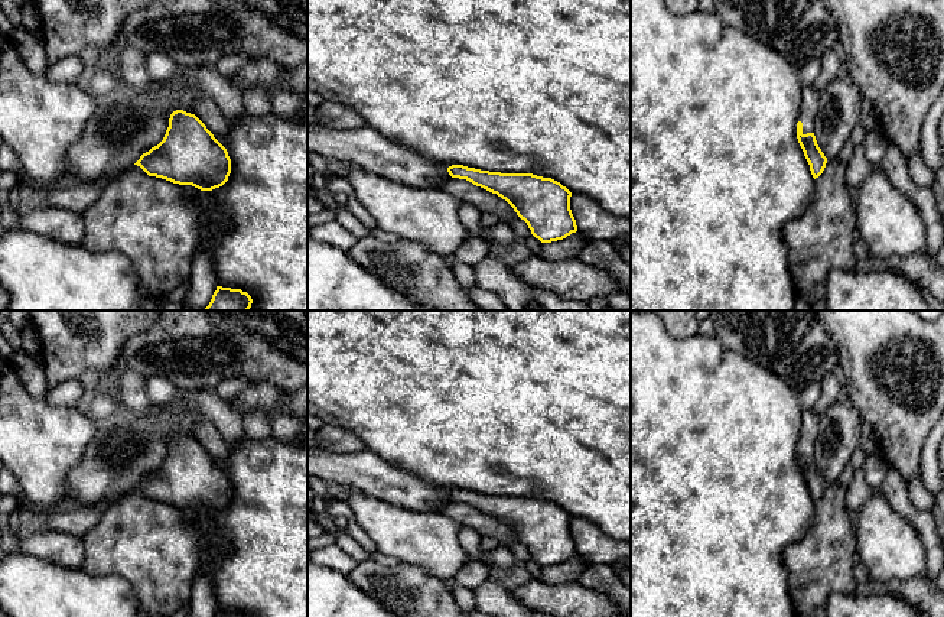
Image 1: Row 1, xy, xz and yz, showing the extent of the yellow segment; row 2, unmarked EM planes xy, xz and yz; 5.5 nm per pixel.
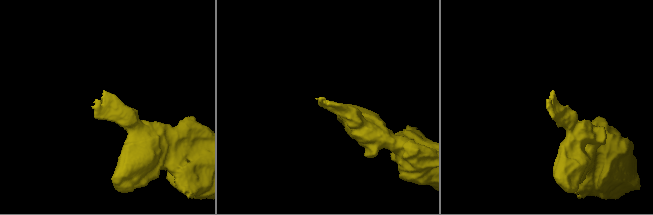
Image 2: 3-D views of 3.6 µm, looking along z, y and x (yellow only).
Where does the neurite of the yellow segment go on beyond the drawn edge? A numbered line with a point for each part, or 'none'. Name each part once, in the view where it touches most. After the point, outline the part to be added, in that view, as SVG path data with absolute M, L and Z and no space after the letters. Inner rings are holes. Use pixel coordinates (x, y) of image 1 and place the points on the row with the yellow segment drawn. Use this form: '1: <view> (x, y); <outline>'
1: yz (809, 107); M814 87L803 88L801 107L798 113L798 121L803 123L803 134L813 133L813 121L818 108L820 91Z

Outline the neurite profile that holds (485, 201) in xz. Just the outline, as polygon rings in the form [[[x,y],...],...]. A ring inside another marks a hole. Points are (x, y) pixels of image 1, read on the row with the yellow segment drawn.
[[[452,178],[442,186],[442,191],[460,199],[462,202],[473,204],[481,212],[494,214],[499,223],[511,223],[518,215],[514,208],[497,194],[492,194],[481,186],[473,185],[466,179]]]

